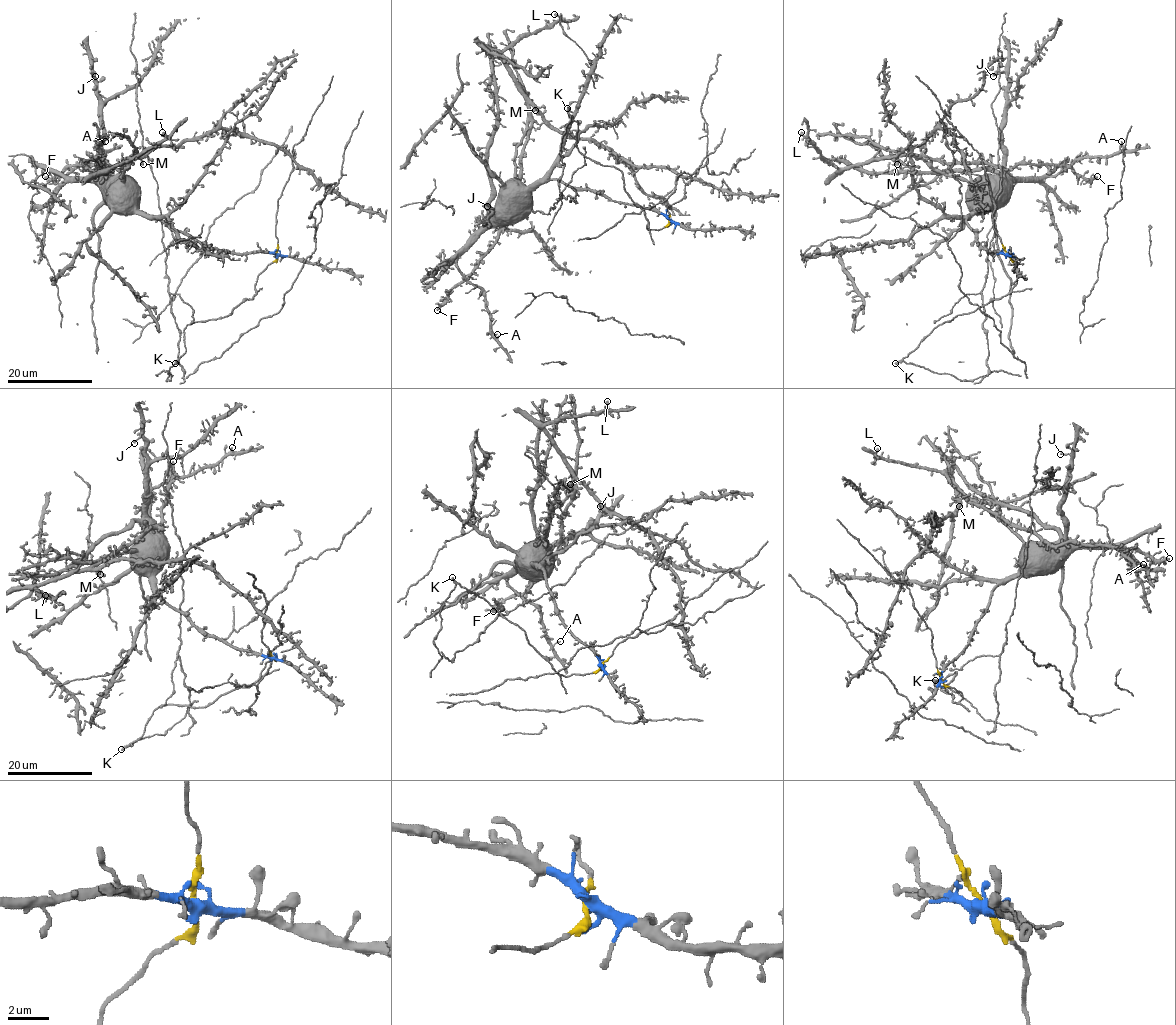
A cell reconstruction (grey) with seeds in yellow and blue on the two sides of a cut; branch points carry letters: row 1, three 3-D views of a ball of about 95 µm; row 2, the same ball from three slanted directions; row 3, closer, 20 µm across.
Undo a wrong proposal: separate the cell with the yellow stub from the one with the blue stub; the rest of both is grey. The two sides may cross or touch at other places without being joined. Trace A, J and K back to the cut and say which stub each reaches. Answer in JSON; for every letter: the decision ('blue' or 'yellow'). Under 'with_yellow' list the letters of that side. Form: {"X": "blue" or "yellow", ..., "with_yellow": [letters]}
{"A": "blue", "J": "blue", "K": "yellow", "with_yellow": ["K"]}

